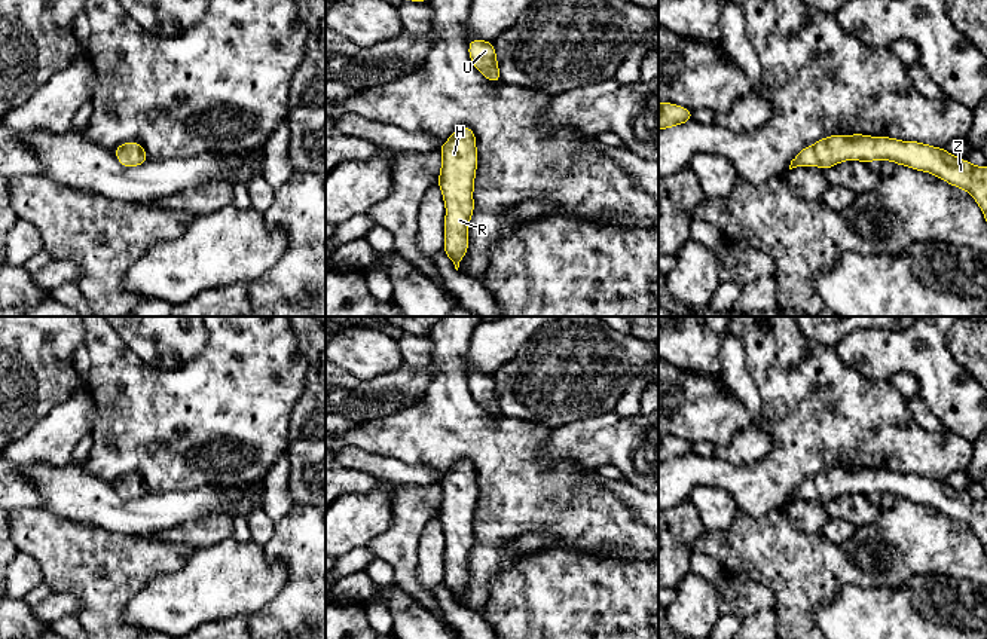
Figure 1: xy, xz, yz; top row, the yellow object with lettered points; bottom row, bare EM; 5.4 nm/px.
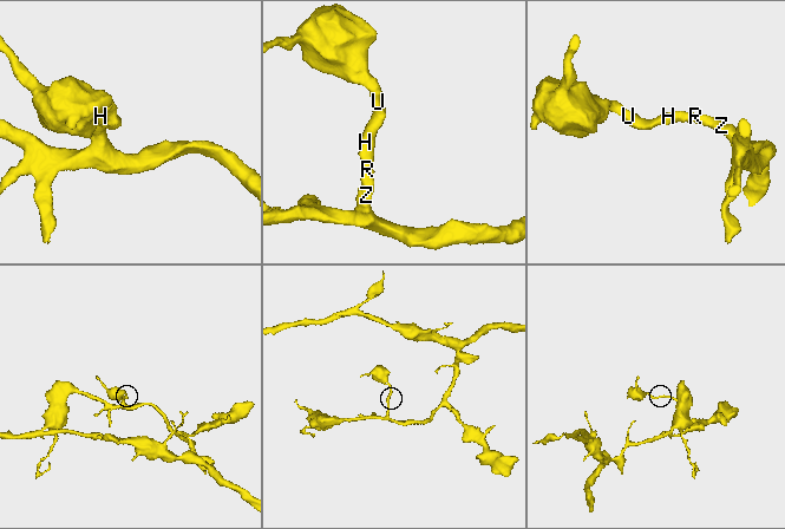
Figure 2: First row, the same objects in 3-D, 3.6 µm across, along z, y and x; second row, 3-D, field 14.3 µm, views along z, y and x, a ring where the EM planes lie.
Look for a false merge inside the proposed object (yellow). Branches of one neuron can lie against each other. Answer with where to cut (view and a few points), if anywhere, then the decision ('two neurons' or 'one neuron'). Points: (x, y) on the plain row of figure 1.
cut none; one neuron

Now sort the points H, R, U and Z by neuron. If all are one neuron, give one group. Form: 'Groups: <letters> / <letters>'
Groups: H R U Z

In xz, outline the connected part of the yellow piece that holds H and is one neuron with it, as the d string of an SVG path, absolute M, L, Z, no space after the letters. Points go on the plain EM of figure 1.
M458 459L440 479L441 504L437 519L446 538L444 581L458 603L468 583L468 556L474 544L473 523L477 502L476 467L468 459Z

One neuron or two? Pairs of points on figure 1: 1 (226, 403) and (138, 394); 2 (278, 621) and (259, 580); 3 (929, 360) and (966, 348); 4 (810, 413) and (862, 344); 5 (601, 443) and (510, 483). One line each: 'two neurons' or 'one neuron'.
1: one neuron
2: two neurons
3: two neurons
4: two neurons
5: two neurons

